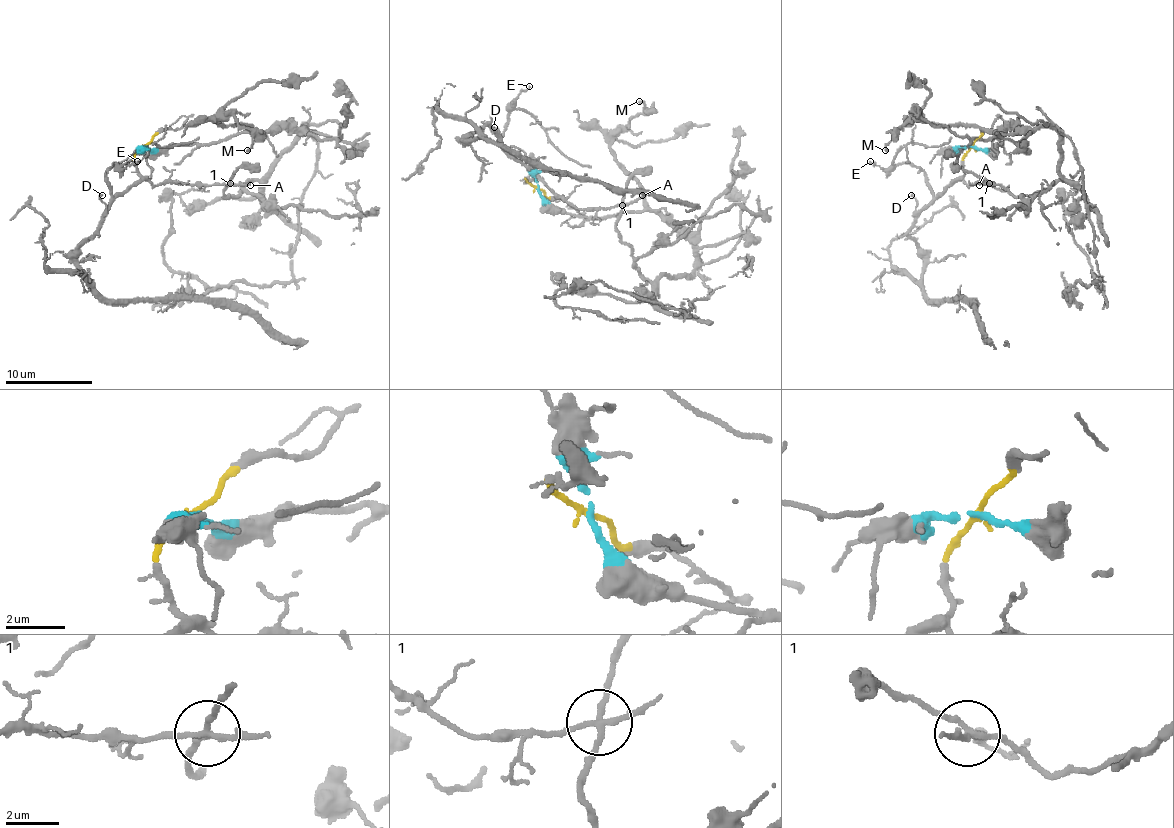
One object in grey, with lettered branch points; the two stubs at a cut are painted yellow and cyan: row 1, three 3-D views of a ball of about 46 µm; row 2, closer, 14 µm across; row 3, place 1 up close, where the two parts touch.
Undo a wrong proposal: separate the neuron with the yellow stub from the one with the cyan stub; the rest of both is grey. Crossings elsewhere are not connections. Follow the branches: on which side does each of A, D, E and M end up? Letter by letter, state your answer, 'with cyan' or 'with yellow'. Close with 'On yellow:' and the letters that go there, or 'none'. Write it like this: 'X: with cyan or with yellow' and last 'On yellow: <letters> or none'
A: with yellow
D: with yellow
E: with yellow
M: with cyan
On yellow: A, D, E

